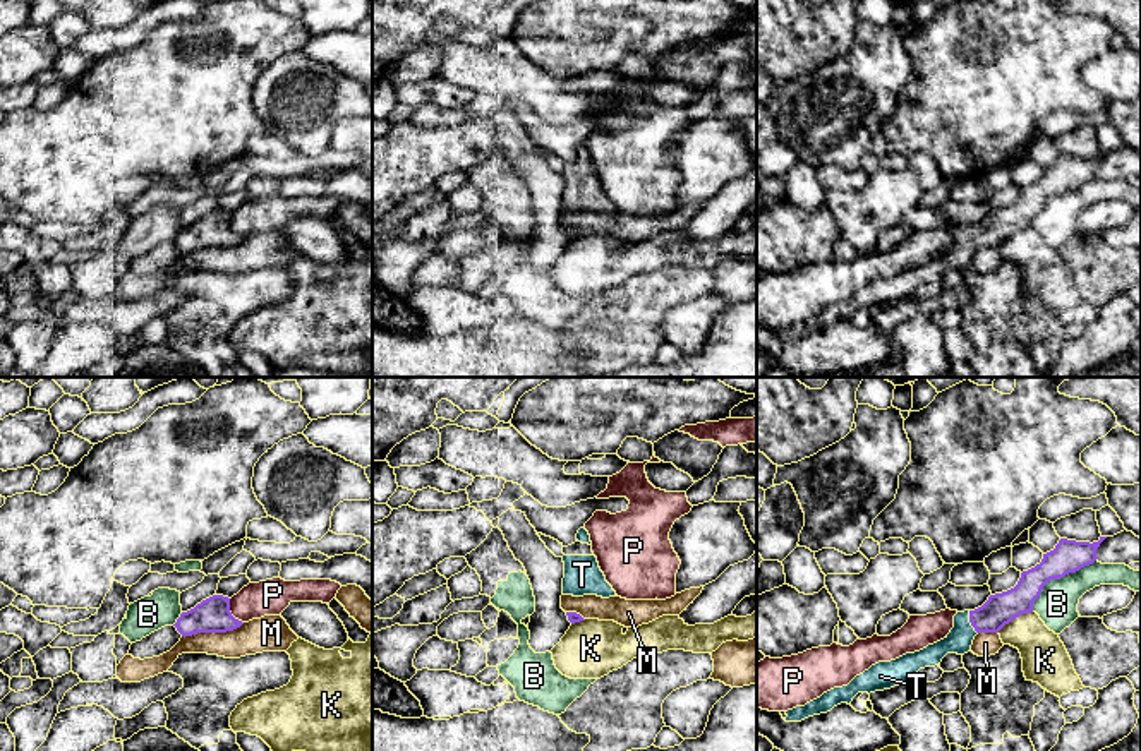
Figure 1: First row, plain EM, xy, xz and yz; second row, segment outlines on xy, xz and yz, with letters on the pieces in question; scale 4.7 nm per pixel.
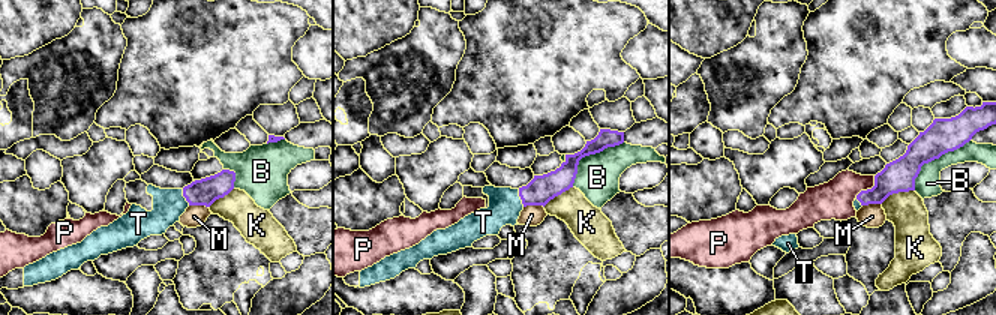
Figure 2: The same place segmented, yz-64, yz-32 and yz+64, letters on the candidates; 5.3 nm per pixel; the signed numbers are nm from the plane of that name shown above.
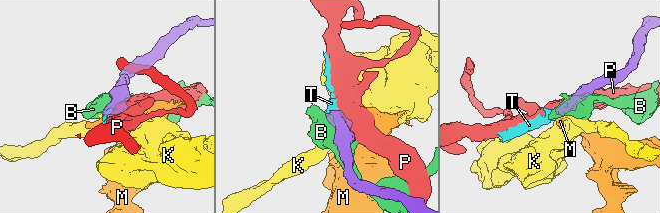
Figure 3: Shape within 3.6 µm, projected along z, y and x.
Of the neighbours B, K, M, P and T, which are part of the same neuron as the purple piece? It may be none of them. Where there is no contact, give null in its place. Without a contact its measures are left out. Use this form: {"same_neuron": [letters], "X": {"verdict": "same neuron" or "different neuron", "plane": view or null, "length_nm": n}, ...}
{"same_neuron": ["T"], "B": {"verdict": "different neuron", "plane": "yz", "length_nm": 380}, "K": {"verdict": "different neuron", "plane": "yz", "length_nm": 190}, "M": {"verdict": "different neuron", "plane": "xy", "length_nm": 300}, "P": {"verdict": "different neuron", "plane": "xy", "length_nm": 140}, "T": {"verdict": "same neuron", "plane": "yz", "length_nm": 120}}

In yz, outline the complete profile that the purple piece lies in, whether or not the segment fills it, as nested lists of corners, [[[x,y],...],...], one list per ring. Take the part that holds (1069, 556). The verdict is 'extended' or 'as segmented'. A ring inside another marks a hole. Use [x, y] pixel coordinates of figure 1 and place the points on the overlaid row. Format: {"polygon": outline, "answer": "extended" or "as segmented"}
{"polygon": [[[1100,537],[1100,540],[1093,544],[1060,538],[1053,550],[1043,554],[1043,559],[1040,564],[1021,573],[1021,578],[1014,588],[1002,592],[1002,593],[990,595],[988,600],[975,610],[957,612],[954,616],[954,628],[944,640],[933,645],[928,645],[927,648],[920,652],[906,653],[896,660],[878,662],[872,665],[868,670],[865,670],[863,674],[856,676],[848,686],[834,688],[824,693],[820,698],[806,703],[805,706],[796,706],[793,710],[781,712],[782,718],[786,722],[801,722],[808,717],[827,713],[841,703],[849,705],[858,693],[870,694],[875,691],[890,689],[894,686],[899,686],[901,682],[913,681],[915,674],[920,669],[935,667],[935,665],[940,667],[940,662],[947,653],[964,655],[971,652],[973,640],[978,633],[999,633],[1005,624],[1009,624],[1016,617],[1033,612],[1035,600],[1040,597],[1043,586],[1050,580],[1064,578],[1069,573],[1076,573],[1081,568],[1093,564],[1096,561],[1096,549],[1105,538],[1107,537]]], "answer": "extended"}

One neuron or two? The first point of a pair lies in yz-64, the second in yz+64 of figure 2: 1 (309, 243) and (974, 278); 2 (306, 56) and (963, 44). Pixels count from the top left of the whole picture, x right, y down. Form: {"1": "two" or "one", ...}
{"1": "two", "2": "one"}

